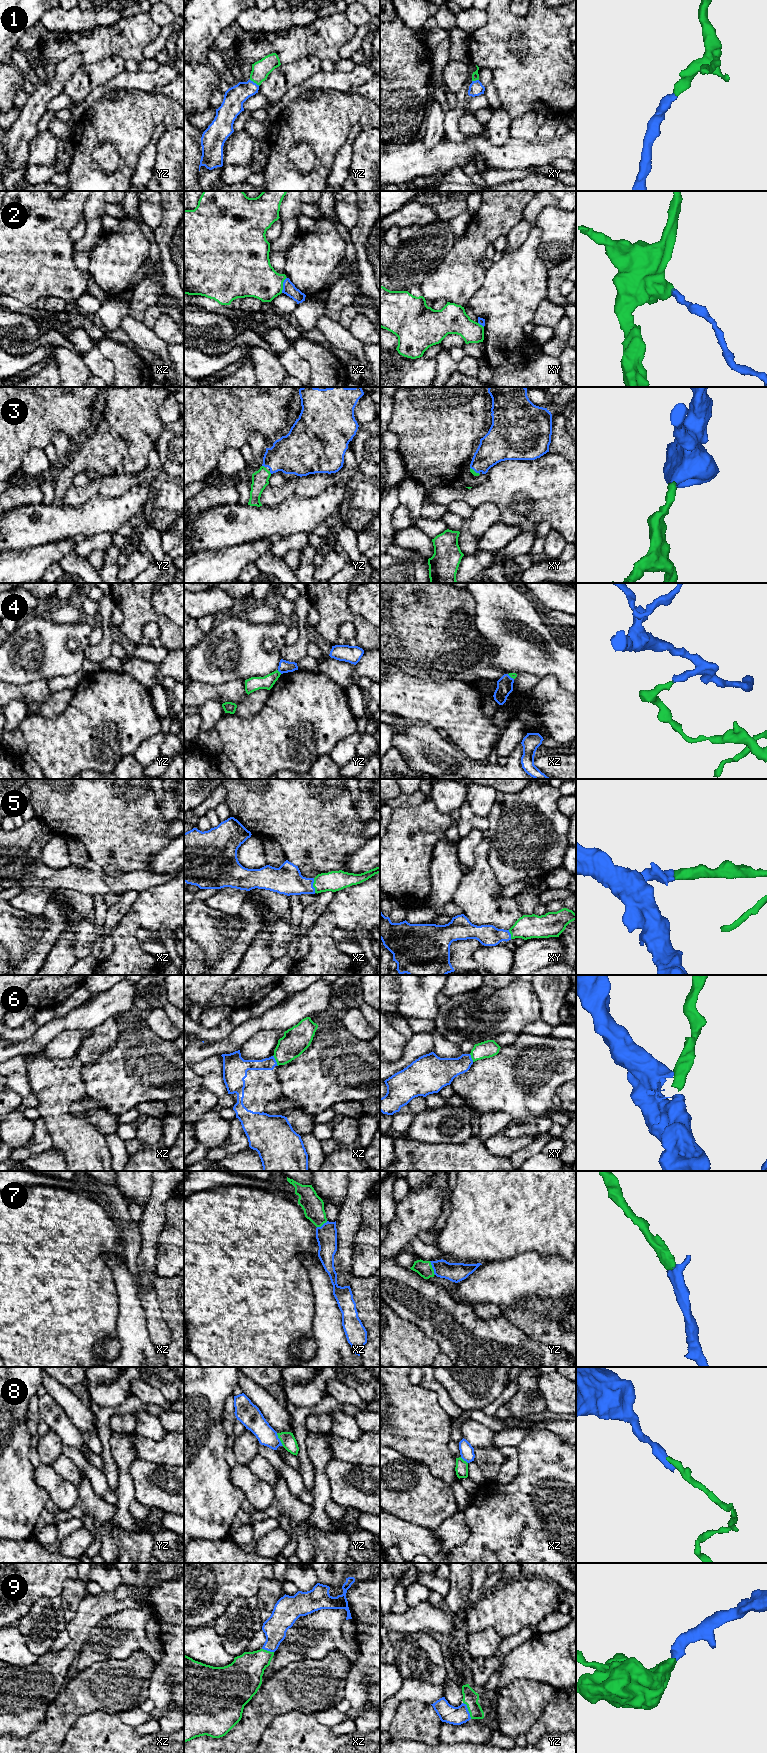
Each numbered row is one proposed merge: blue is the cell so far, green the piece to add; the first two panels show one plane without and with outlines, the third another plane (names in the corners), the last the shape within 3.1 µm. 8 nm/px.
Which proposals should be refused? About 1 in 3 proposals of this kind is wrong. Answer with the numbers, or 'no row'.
2, 4, 6, 8

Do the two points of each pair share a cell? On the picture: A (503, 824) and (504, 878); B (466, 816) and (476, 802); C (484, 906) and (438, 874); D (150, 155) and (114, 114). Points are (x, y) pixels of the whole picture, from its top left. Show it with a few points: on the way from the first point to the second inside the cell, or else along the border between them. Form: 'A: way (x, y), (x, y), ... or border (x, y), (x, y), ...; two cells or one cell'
A: way (504, 837), (504, 865); one cell
B: border (465, 801), (475, 814), (485, 818); two cells
C: border (464, 874), (451, 900); two cells
D: border (155, 128), (152, 138), (142, 152), (135, 170); two cells

